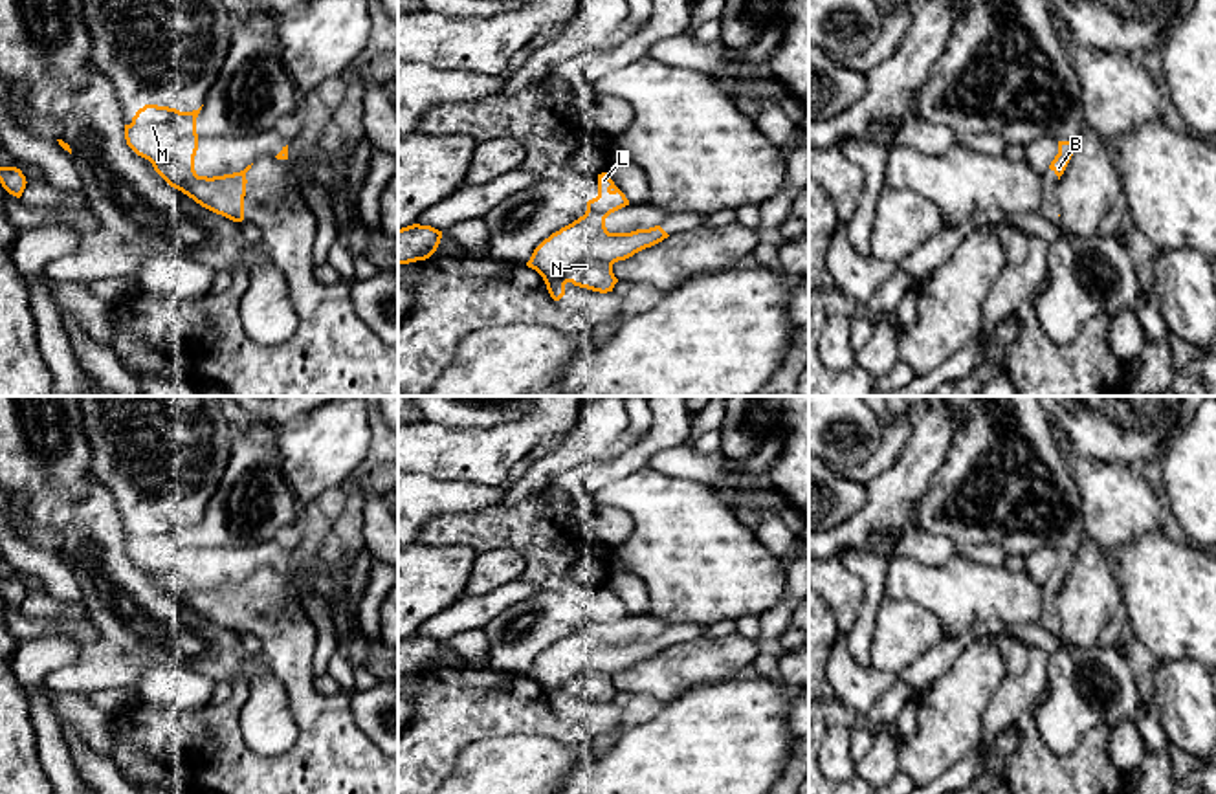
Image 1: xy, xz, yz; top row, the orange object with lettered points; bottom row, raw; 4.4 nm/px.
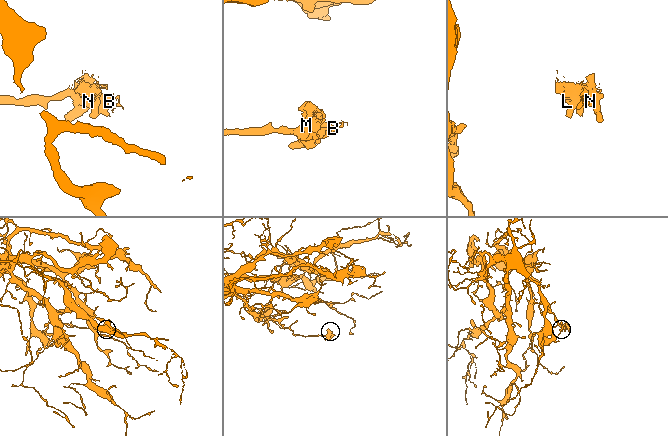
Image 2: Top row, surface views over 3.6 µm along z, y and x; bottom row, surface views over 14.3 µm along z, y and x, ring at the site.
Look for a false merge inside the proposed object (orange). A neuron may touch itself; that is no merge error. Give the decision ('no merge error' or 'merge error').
no merge error

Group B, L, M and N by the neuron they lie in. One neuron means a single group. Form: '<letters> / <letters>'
B L M N

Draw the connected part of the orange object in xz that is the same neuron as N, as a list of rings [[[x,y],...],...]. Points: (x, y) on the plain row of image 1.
[[[607,583],[598,585],[598,607],[587,612],[583,627],[545,649],[526,673],[536,680],[554,711],[565,706],[565,695],[592,702],[613,702],[618,689],[613,675],[651,658],[669,645],[660,638],[631,644],[609,644],[605,629],[629,616],[625,605]]]

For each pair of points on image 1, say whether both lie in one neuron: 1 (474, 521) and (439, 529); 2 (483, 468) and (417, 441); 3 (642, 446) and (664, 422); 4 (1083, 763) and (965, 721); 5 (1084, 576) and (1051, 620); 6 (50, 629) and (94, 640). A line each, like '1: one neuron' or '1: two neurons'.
1: one neuron
2: one neuron
3: one neuron
4: two neurons
5: two neurons
6: one neuron

